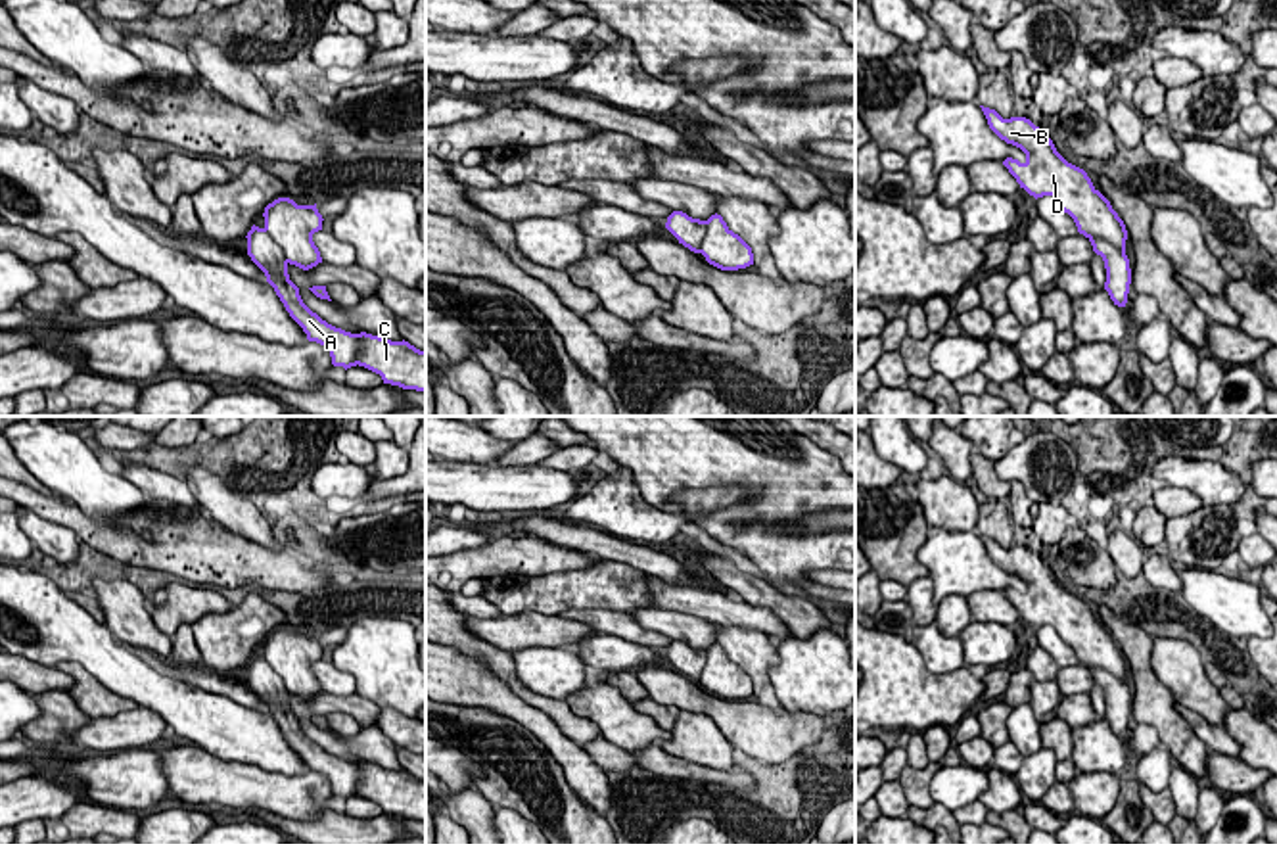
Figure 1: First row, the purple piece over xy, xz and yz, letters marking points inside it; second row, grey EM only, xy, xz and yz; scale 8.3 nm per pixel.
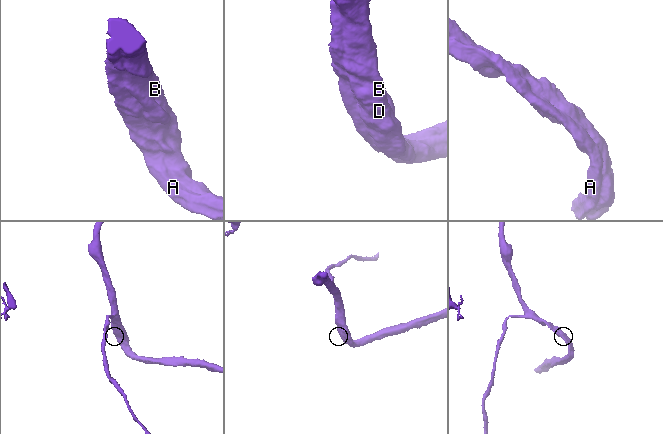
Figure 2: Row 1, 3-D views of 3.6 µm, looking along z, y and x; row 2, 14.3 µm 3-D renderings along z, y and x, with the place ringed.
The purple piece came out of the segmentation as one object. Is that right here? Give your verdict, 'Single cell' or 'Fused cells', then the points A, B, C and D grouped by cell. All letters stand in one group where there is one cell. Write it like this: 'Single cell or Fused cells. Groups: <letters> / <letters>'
Single cell. Groups: A B C D

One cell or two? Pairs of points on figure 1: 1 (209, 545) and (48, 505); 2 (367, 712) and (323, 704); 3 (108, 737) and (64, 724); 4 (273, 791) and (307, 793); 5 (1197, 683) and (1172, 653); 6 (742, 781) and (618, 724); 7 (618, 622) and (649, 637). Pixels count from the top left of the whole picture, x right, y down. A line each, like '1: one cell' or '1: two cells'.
1: one cell
2: one cell
3: two cells
4: one cell
5: one cell
6: two cells
7: one cell

